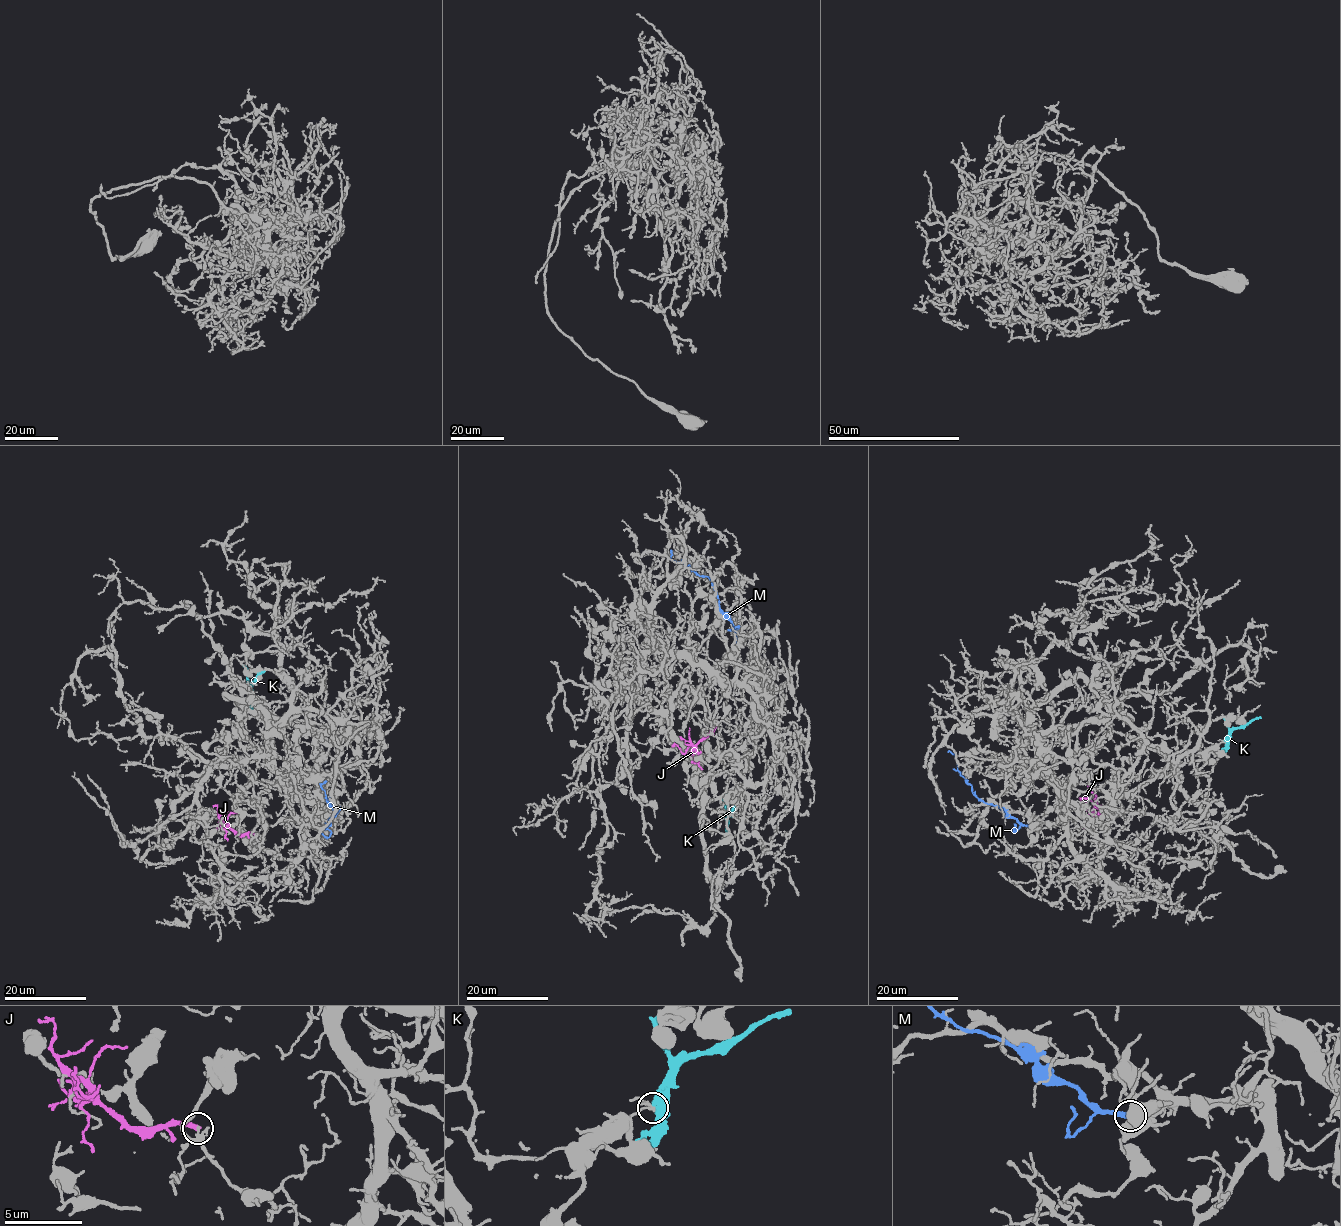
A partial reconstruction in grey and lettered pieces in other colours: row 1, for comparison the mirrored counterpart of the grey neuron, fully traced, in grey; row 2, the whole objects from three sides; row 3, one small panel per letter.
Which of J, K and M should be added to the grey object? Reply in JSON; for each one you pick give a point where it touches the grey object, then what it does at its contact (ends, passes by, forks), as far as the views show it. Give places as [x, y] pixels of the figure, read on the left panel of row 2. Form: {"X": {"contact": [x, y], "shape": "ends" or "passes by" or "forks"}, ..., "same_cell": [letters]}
{"same_cell": []}

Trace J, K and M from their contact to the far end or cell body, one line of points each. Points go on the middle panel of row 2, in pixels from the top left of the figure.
J: (715, 726), (687, 754), (676, 744), (672, 746)
K: (727, 811), (725, 834)
M: (737, 641), (732, 623), (720, 609), (711, 580), (672, 560), (671, 550)

